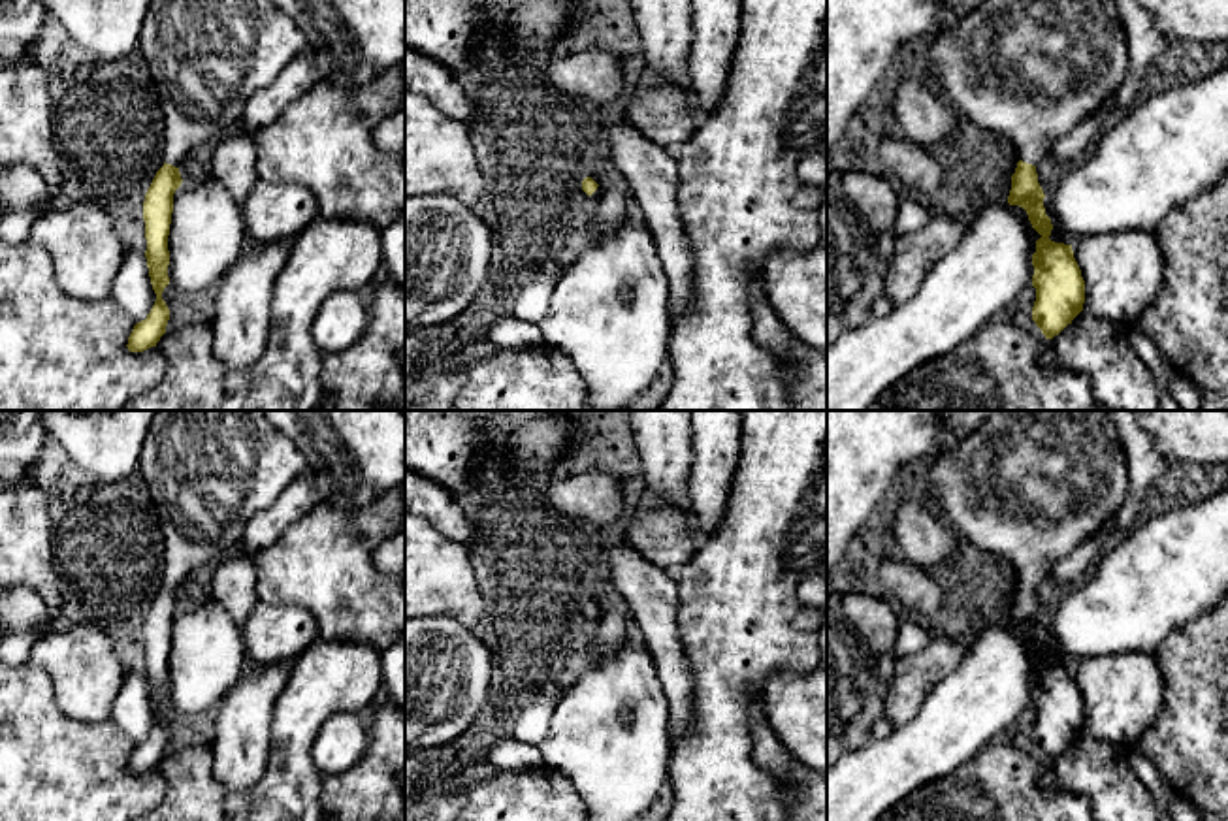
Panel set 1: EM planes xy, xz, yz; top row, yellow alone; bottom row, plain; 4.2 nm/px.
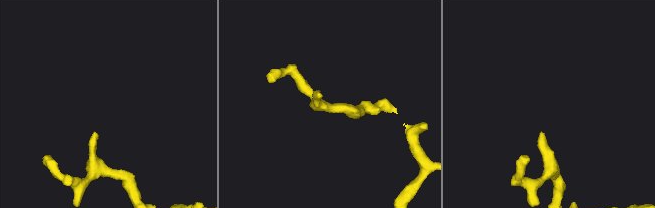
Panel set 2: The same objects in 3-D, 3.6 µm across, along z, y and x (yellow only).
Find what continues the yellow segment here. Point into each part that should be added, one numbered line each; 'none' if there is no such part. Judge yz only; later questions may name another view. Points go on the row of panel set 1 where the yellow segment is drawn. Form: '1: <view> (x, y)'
1: yz (1031, 70)

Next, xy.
1: xy (206, 57)

